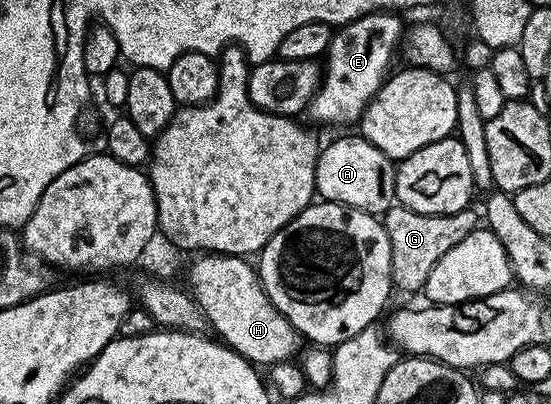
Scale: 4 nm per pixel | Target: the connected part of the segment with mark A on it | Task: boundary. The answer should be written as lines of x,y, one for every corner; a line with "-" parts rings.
340,137
321,148
316,161
316,191
325,201
336,201
352,209
382,215
397,204
396,165
364,137

